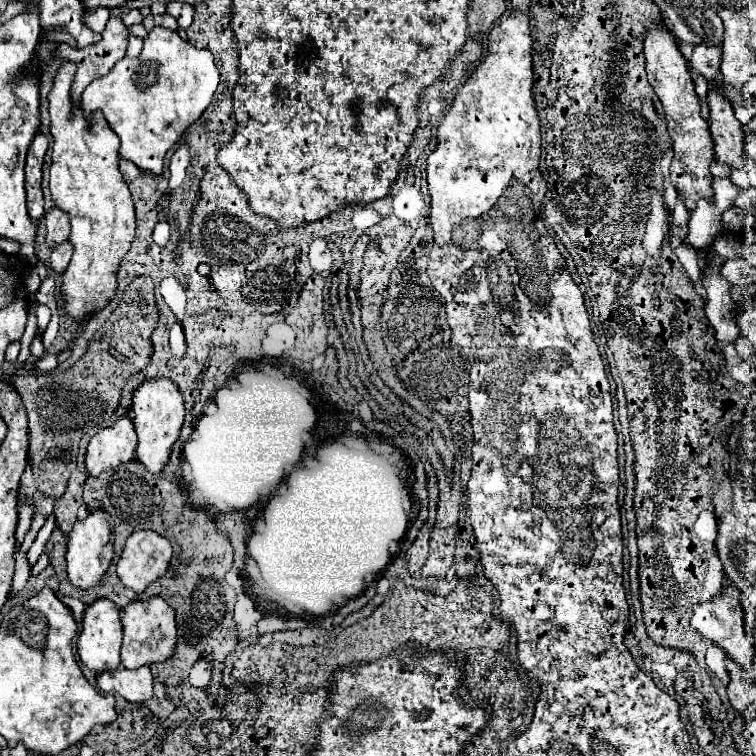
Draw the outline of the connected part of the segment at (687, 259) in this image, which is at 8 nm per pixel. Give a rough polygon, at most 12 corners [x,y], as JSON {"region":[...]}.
{"region":[[679,245],[675,255],[689,273],[691,281],[701,279],[697,251],[689,245]]}

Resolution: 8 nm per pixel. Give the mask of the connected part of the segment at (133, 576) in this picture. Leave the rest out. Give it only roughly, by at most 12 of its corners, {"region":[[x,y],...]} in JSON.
{"region":[[129,535],[117,575],[139,595],[167,571],[169,539]]}

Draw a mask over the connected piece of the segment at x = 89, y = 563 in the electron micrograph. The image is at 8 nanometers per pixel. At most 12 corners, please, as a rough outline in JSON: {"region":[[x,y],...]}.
{"region":[[89,509],[67,541],[67,573],[91,589],[113,559],[111,517]]}

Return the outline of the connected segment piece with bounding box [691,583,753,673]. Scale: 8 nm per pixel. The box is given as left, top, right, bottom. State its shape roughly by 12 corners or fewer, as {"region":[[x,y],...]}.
{"region":[[727,583],[693,609],[691,625],[753,669],[741,593]]}

